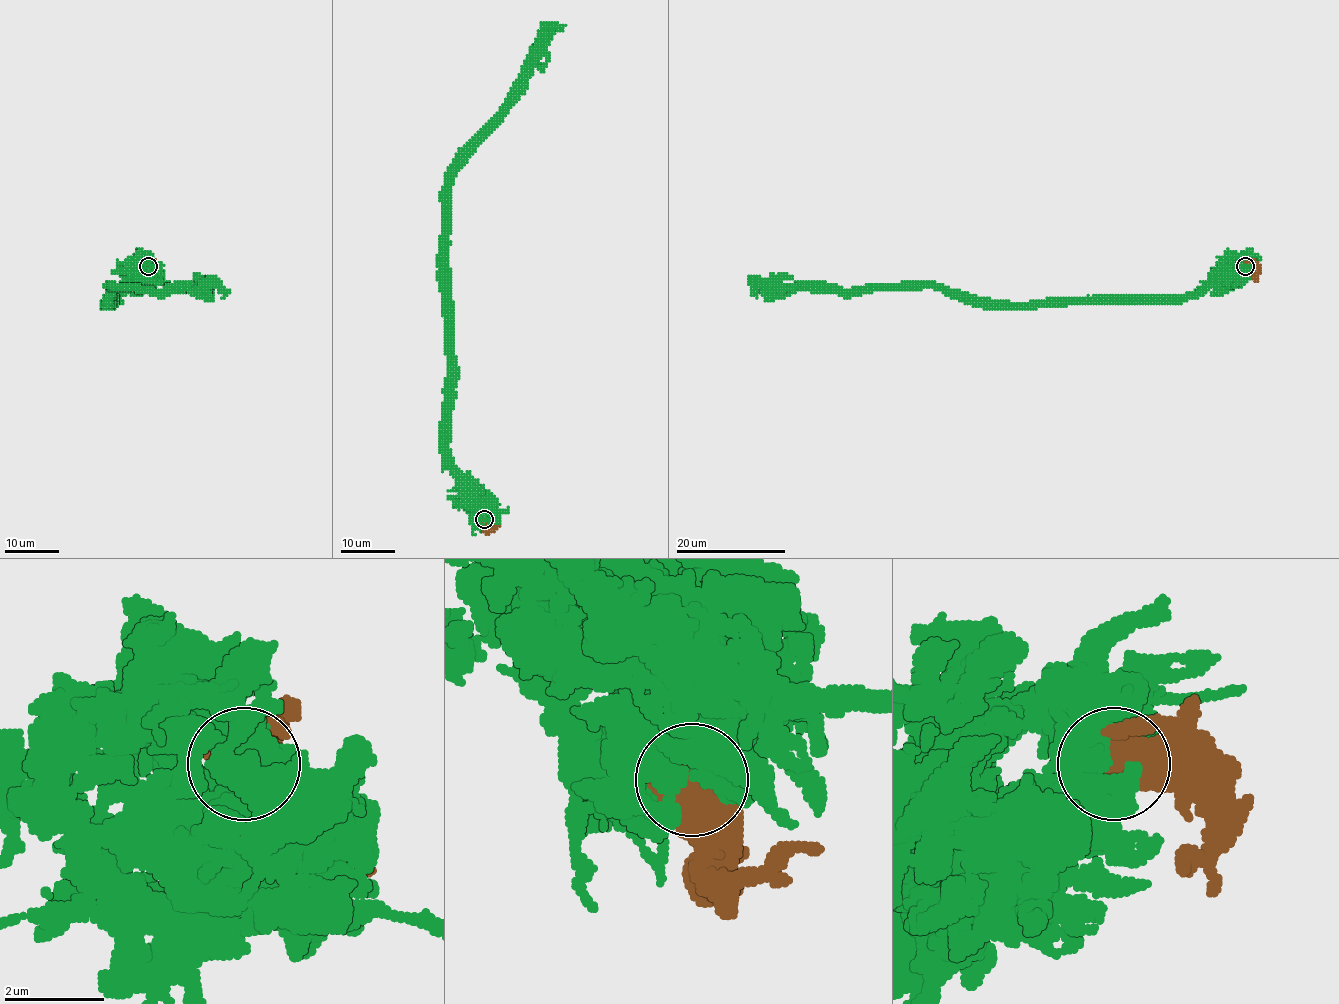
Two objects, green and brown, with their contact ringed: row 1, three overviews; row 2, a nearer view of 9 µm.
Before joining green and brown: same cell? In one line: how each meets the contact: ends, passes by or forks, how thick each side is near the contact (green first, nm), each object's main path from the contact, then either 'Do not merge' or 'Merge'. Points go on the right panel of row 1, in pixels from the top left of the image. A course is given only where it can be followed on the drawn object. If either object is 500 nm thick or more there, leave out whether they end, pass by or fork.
Thickness 550 nm (green) against 800 nm. Course of green: (1244, 265), (1212, 279), (1187, 297), (1176, 298), (1094, 296), (999, 302), (951, 290), (757, 286), (757, 297). Course of brown: (1246, 265), (1255, 274), (1253, 278). Do not merge

